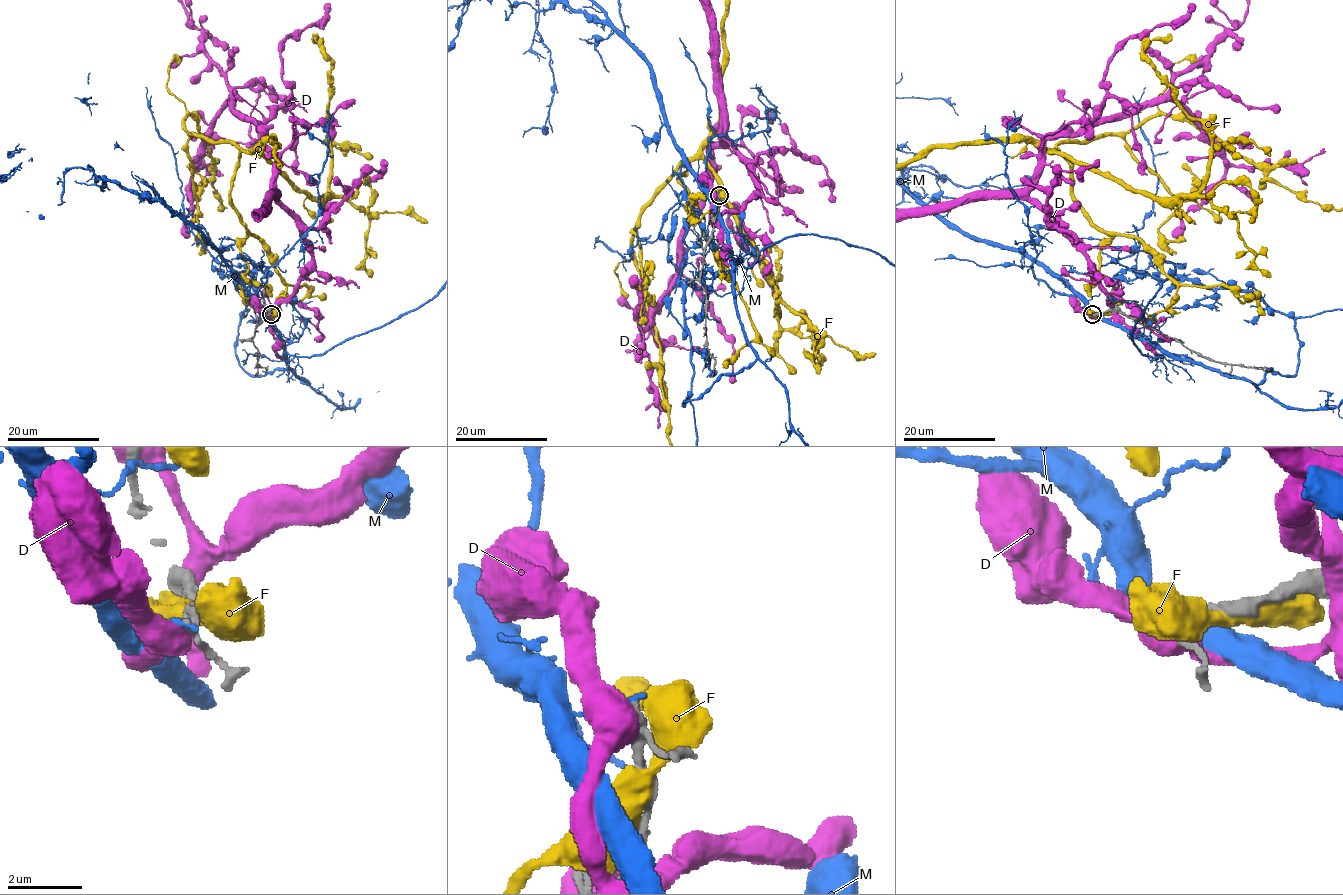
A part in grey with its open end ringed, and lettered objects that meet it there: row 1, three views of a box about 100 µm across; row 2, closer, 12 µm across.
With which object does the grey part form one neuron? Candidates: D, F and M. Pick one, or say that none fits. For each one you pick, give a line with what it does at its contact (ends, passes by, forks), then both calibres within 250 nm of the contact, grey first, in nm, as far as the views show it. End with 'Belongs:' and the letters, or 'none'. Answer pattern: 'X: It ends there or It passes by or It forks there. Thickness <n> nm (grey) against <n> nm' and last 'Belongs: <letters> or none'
Belongs: none

